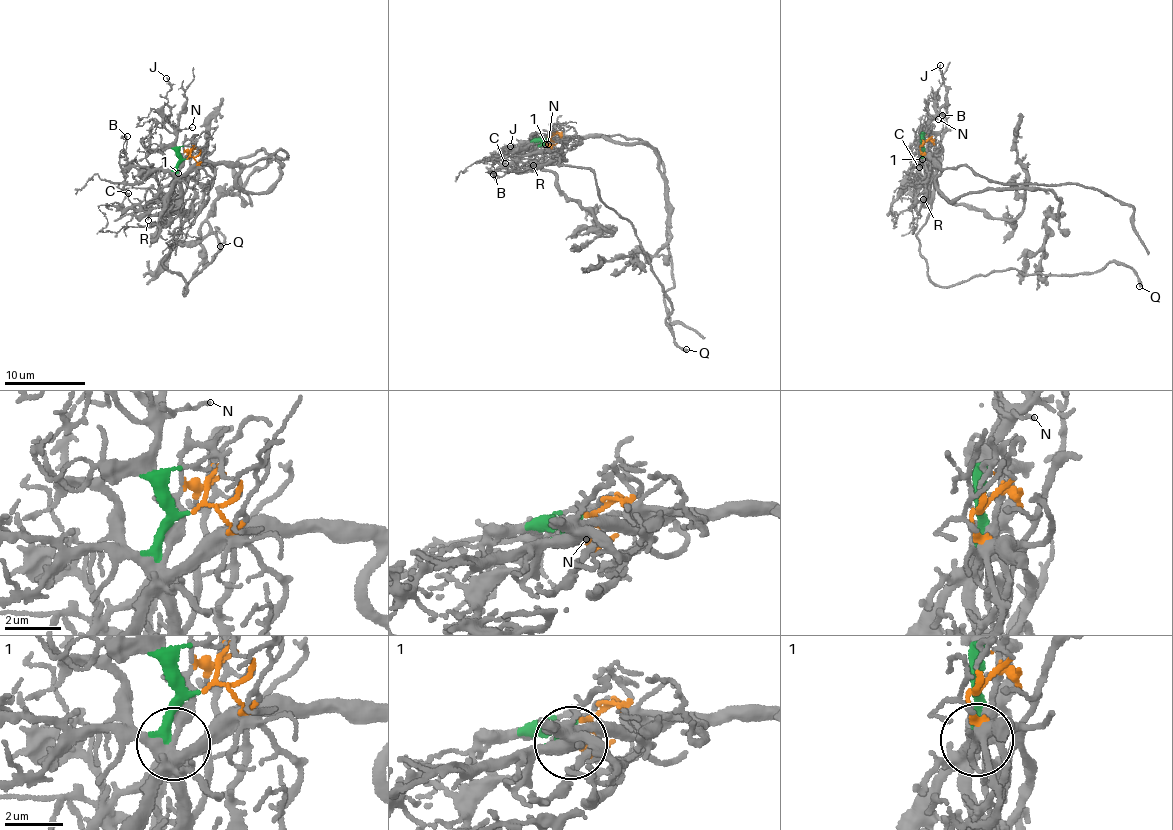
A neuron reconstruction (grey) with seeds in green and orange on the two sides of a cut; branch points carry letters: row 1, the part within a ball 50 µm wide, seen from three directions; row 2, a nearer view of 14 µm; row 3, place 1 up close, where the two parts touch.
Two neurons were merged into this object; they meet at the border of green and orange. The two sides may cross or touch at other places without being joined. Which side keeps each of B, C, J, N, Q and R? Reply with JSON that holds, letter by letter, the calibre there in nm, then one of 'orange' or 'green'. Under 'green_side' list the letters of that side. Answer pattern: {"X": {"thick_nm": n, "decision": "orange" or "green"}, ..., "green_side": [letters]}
{"B": {"thick_nm": 100, "decision": "green"}, "C": {"thick_nm": 110, "decision": "green"}, "J": {"thick_nm": 120, "decision": "green"}, "N": {"thick_nm": 70, "decision": "green"}, "Q": {"thick_nm": 320, "decision": "green"}, "R": {"thick_nm": 100, "decision": "orange"}, "green_side": ["B", "C", "J", "N", "Q"]}

